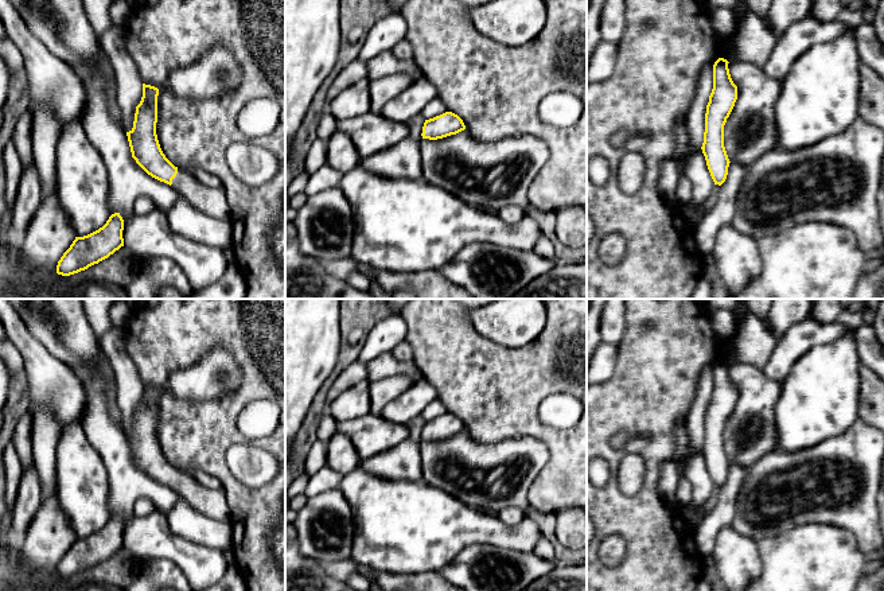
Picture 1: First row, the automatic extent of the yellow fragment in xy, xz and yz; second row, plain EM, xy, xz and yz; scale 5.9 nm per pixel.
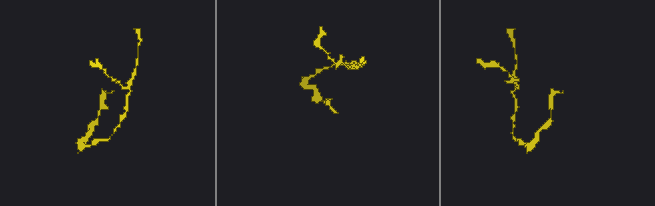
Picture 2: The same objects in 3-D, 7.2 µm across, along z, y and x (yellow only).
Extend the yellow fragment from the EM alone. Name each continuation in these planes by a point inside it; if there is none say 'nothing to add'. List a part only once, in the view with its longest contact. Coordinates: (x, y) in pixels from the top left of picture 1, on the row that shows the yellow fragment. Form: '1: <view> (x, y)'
1: xy (210, 201)

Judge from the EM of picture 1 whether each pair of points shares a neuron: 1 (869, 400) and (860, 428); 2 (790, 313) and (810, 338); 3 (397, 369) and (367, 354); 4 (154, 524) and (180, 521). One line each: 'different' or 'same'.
1: different
2: different
3: different
4: different

